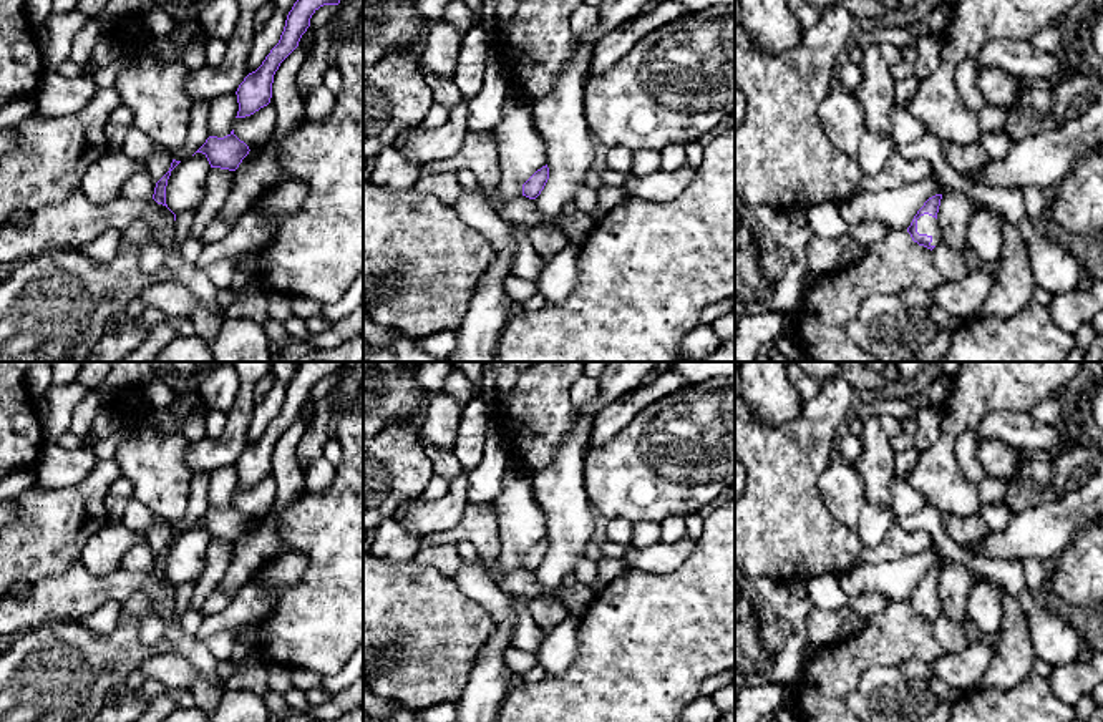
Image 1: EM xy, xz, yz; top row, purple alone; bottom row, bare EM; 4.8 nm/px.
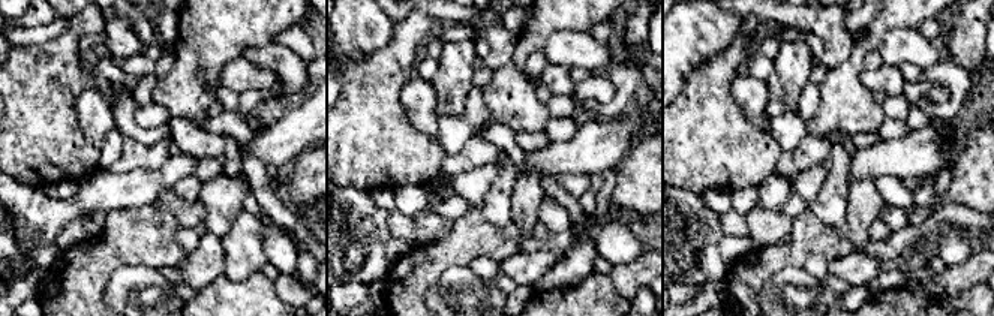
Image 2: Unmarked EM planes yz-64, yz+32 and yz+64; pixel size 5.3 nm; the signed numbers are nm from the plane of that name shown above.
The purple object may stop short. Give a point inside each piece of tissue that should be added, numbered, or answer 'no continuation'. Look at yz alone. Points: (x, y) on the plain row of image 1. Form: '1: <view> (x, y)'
1: yz (926, 596)

